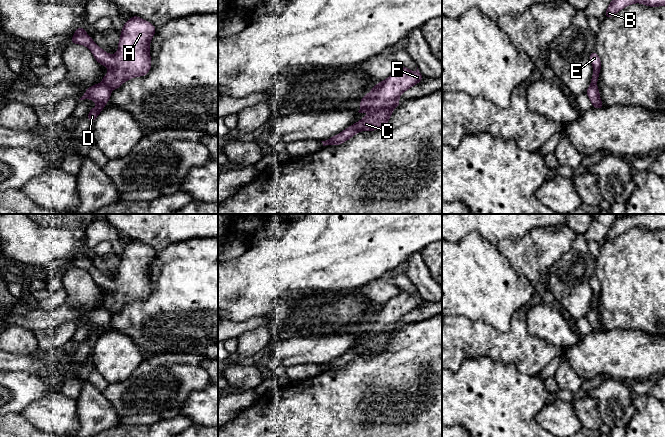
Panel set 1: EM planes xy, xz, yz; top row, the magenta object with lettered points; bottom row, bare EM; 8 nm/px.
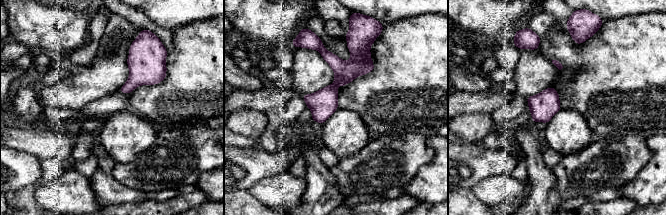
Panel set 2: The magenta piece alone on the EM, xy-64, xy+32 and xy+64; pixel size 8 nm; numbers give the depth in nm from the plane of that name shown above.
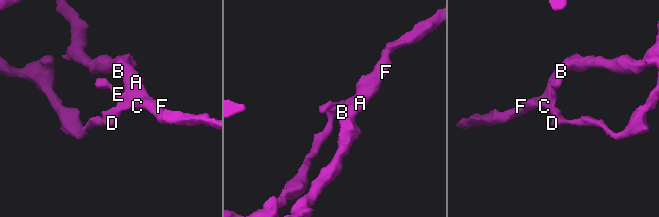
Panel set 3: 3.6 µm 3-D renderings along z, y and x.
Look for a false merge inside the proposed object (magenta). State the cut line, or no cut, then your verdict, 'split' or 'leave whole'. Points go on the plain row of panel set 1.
cut xy (102, 306), (111, 313); split

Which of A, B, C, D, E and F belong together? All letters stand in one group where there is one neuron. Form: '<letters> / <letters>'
A B C E F / D

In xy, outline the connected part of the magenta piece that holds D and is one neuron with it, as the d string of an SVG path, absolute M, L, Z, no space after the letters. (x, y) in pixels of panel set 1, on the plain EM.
M104 307L92 309L87 313L79 324L92 323L98 330L92 332L87 343L93 346L99 337L105 332L104 329L109 326L111 313Z

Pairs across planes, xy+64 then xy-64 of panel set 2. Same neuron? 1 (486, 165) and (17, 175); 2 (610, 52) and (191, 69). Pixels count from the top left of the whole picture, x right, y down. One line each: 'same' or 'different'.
1: same
2: same

